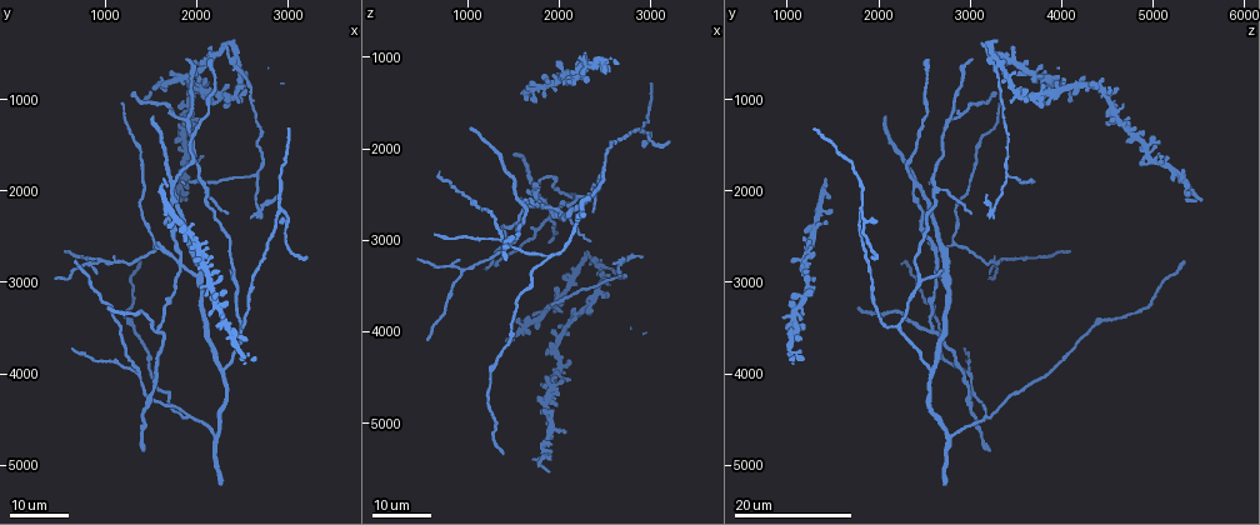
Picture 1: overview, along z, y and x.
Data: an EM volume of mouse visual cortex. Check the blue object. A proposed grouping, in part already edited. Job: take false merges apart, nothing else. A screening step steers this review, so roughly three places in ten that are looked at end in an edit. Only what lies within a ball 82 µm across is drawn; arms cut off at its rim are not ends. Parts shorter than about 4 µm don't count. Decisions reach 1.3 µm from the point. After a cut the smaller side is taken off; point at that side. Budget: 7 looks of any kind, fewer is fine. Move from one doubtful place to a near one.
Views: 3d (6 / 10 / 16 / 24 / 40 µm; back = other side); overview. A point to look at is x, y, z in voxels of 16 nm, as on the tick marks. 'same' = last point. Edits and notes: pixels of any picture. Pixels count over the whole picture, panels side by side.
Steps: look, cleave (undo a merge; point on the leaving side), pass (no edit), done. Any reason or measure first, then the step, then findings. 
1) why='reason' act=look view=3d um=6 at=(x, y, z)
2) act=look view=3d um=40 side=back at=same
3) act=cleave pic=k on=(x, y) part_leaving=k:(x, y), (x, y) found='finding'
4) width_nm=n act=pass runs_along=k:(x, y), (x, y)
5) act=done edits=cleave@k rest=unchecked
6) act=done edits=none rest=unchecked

why='branch point' act=look view=3d um=24 at=(2200, 4650, 2800)

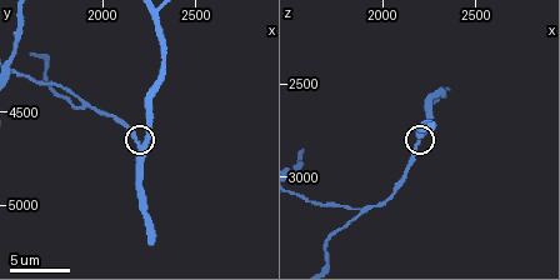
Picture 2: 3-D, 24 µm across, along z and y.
act=look view=3d um=10 at=(2200, 4680, 2800)

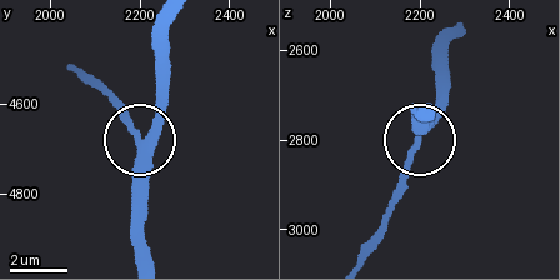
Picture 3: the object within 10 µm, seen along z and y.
width_nm=290 act=pass found='all the same cell'

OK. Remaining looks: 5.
act=look view=3d um=16 at=(2950, 2200, 1800)

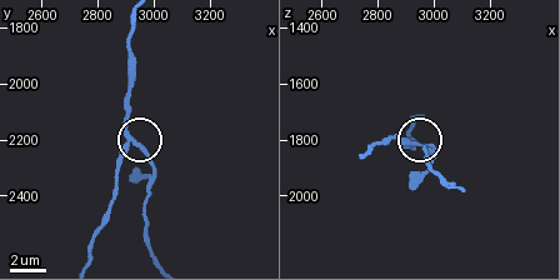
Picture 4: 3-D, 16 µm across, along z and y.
act=look view=3d um=10 at=(2950, 2220, 1810)

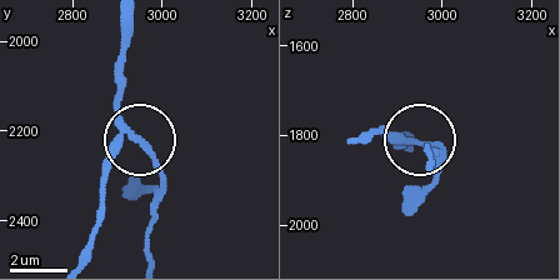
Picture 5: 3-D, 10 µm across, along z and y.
side_arm_um=12 arms=3 act=cleave pic=5 on=(154, 160) found='a second cell is stuck on'

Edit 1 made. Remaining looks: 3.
act=look view=overview

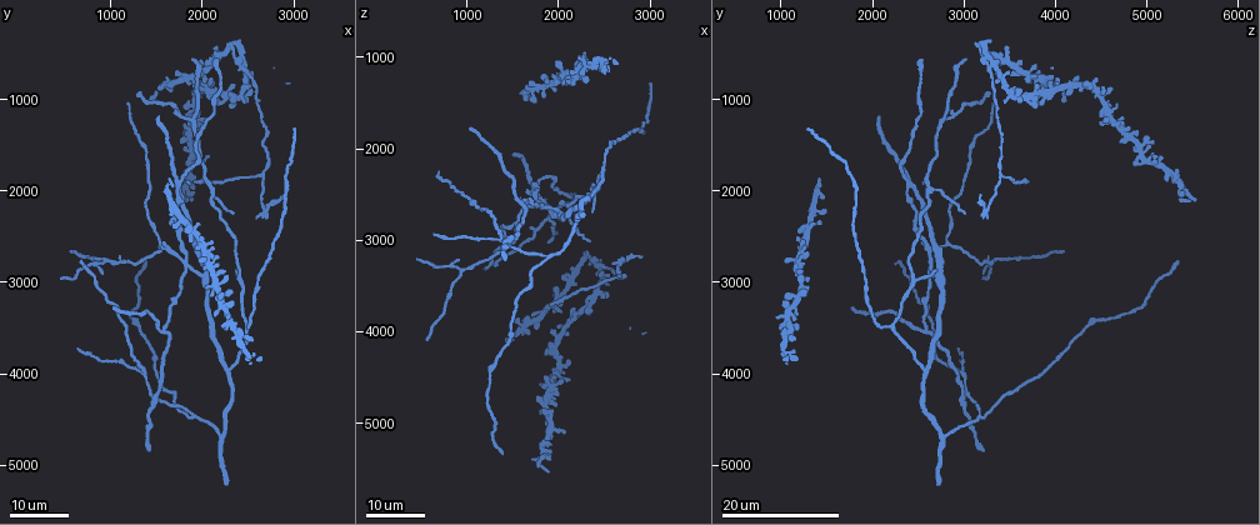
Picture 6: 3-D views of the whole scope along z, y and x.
why='branch point' act=look view=3d um=24 at=(2650, 1850, 3400)

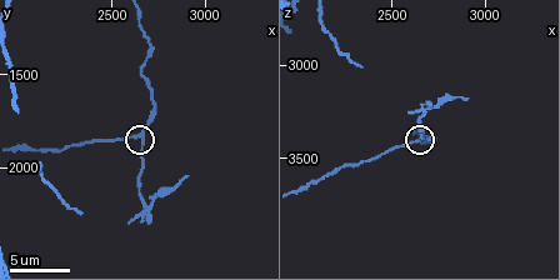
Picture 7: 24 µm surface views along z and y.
why='zoom in' act=look view=3d um=6 at=(2640, 1820, 3420)

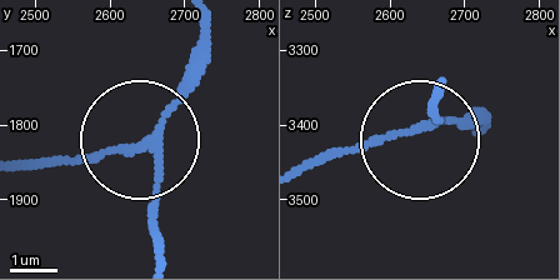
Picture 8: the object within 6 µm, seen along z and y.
arms=3 act=cleave pic=8 on=(84, 156) found='two cells meet here'

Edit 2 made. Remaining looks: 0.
act=done edits=cleave@5,cleave@8 rest=unchecked

